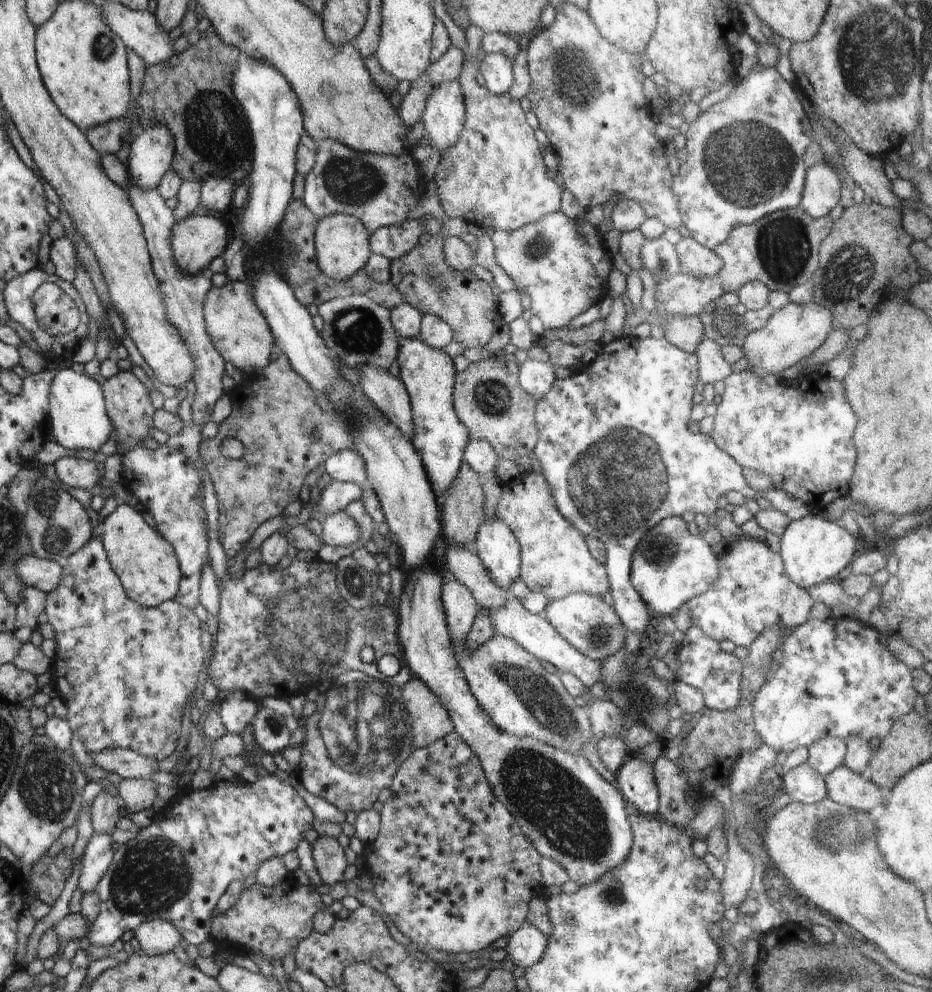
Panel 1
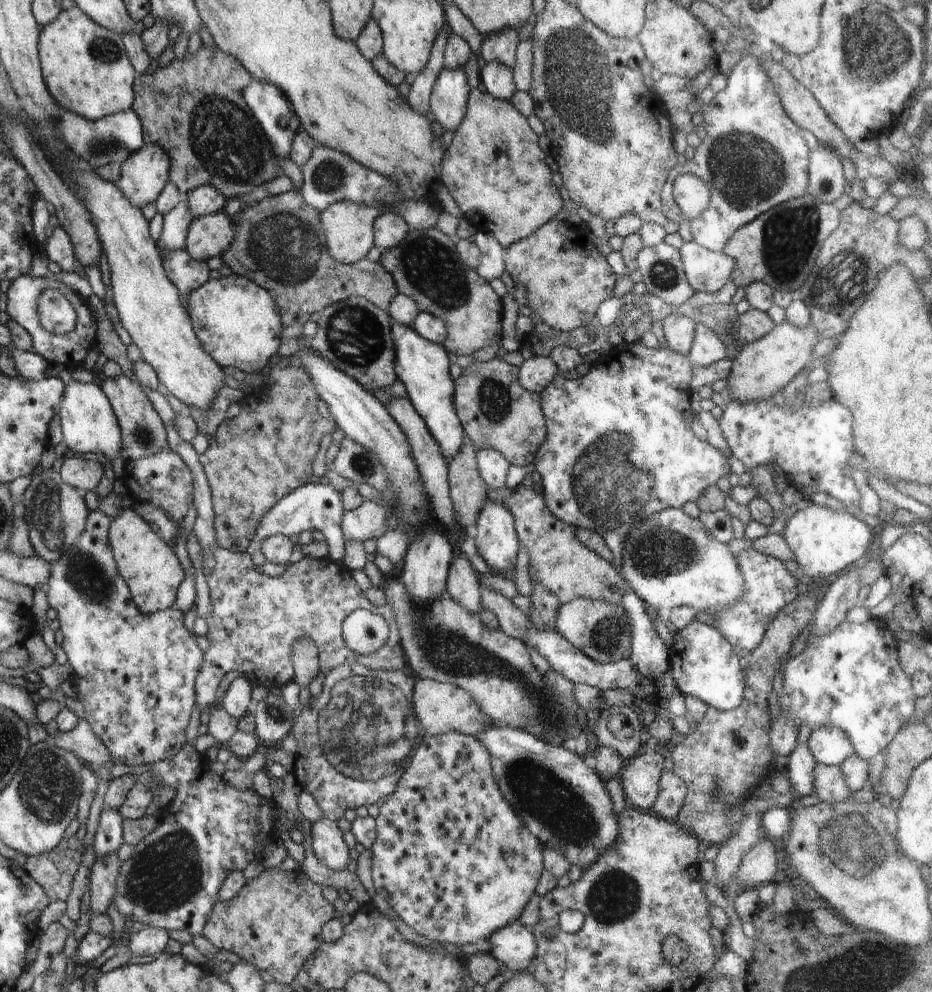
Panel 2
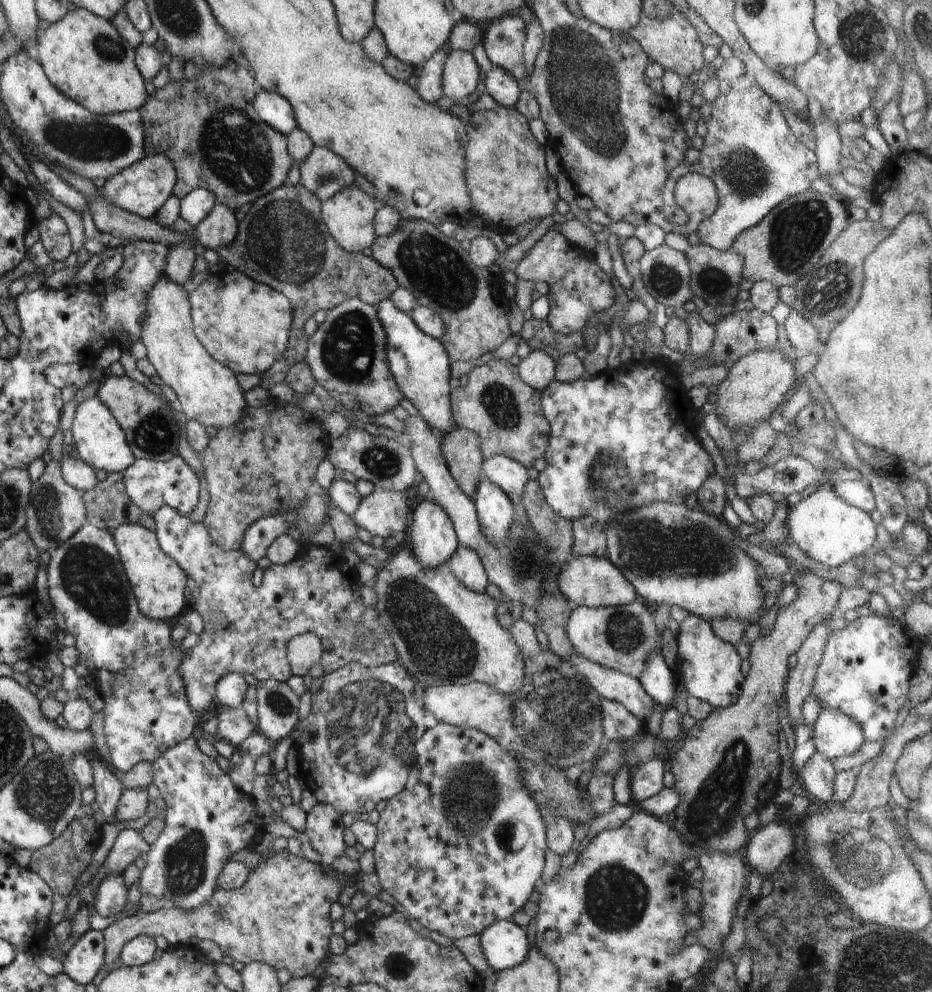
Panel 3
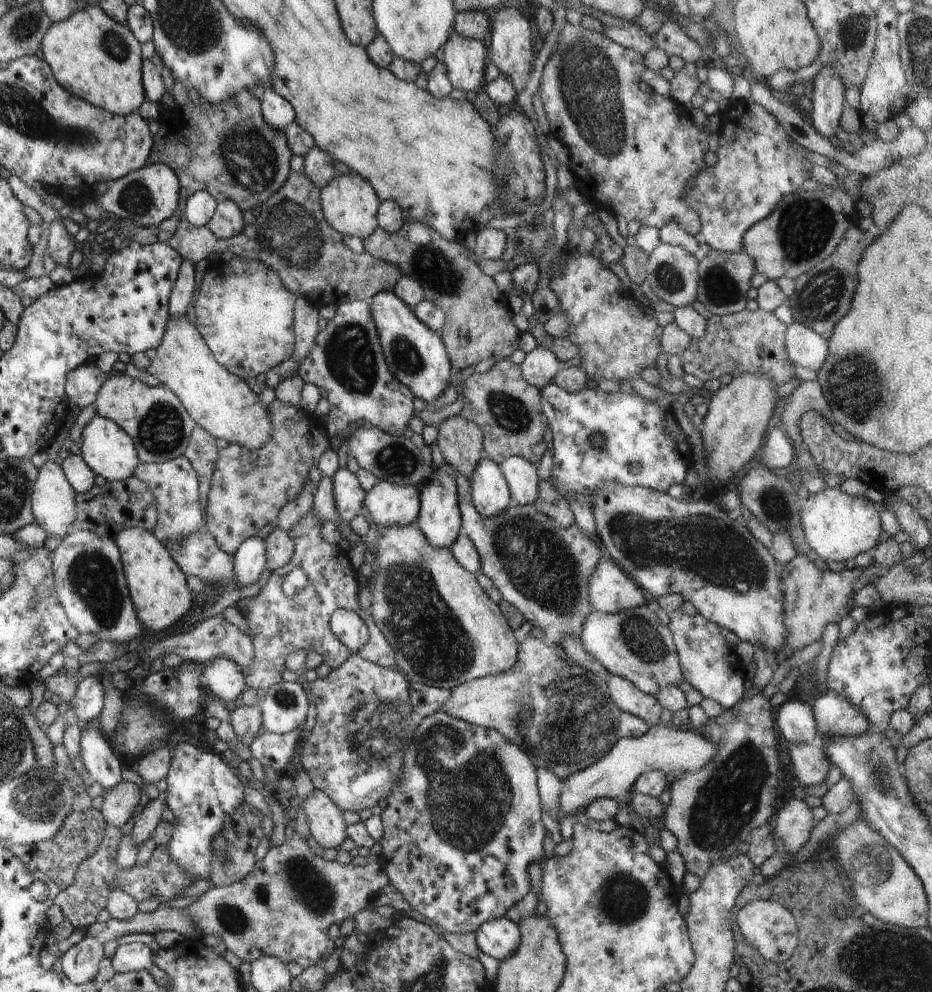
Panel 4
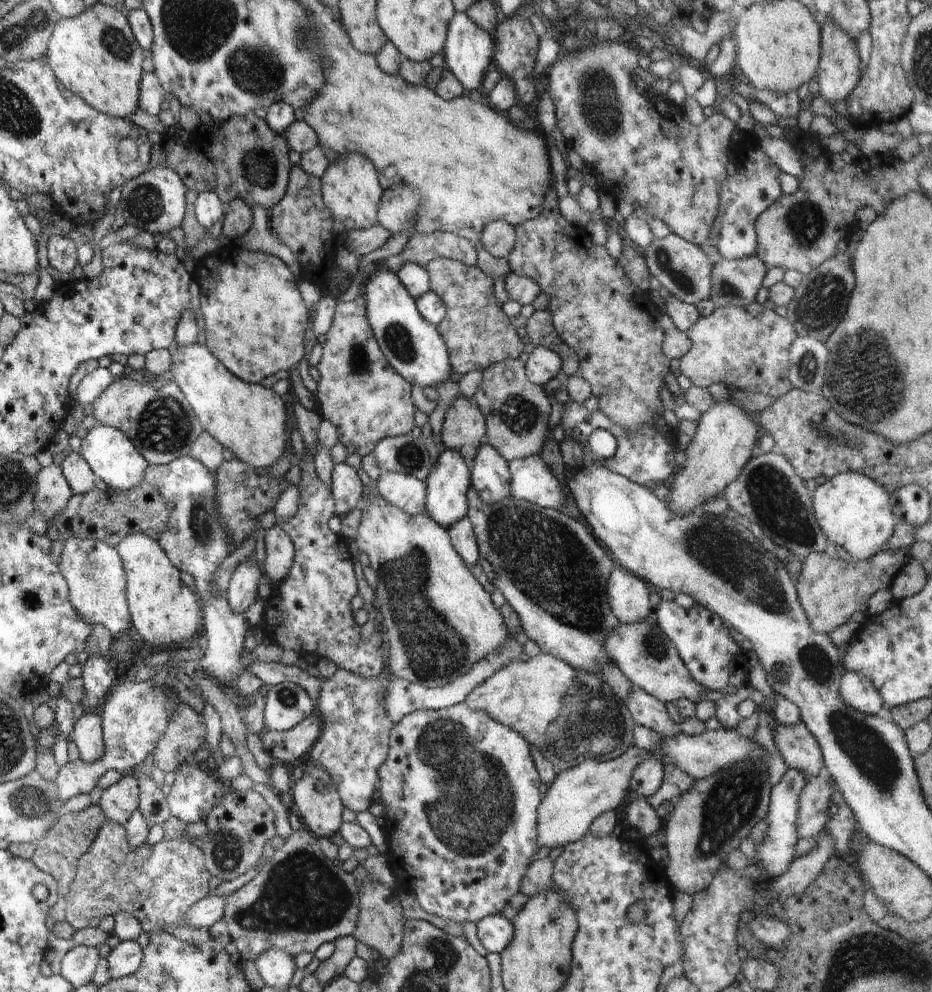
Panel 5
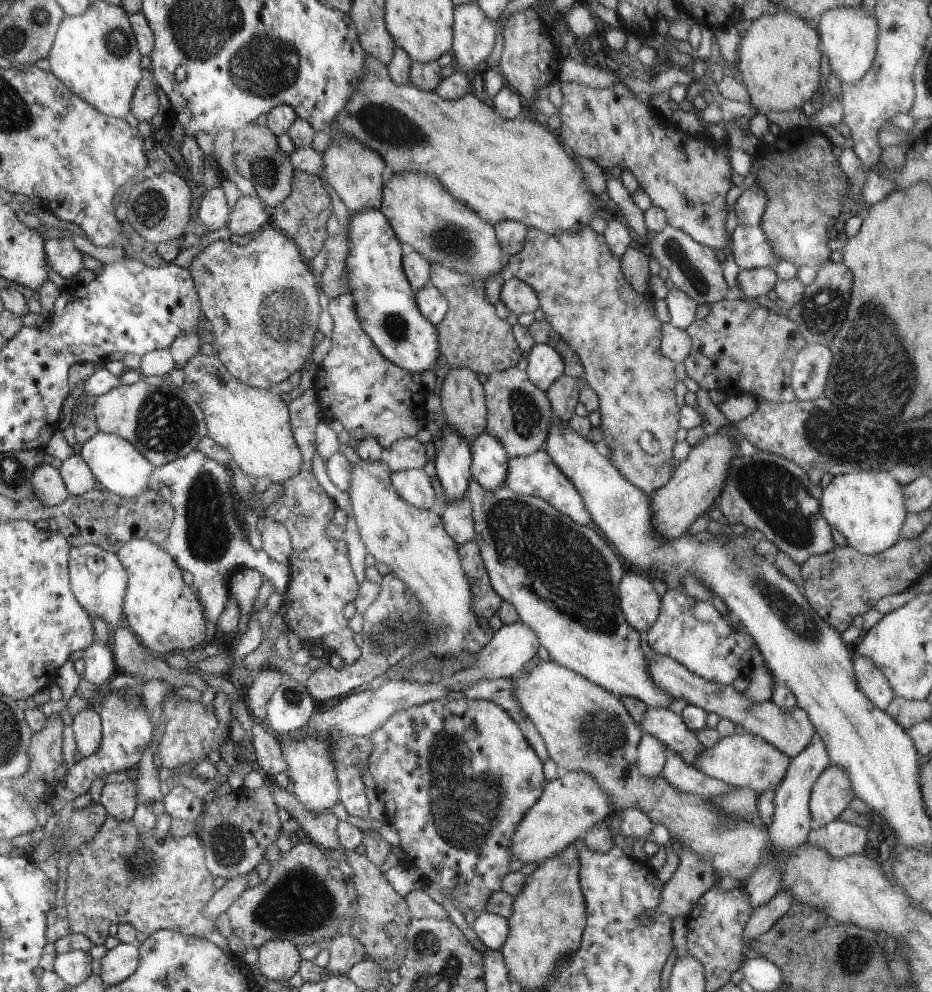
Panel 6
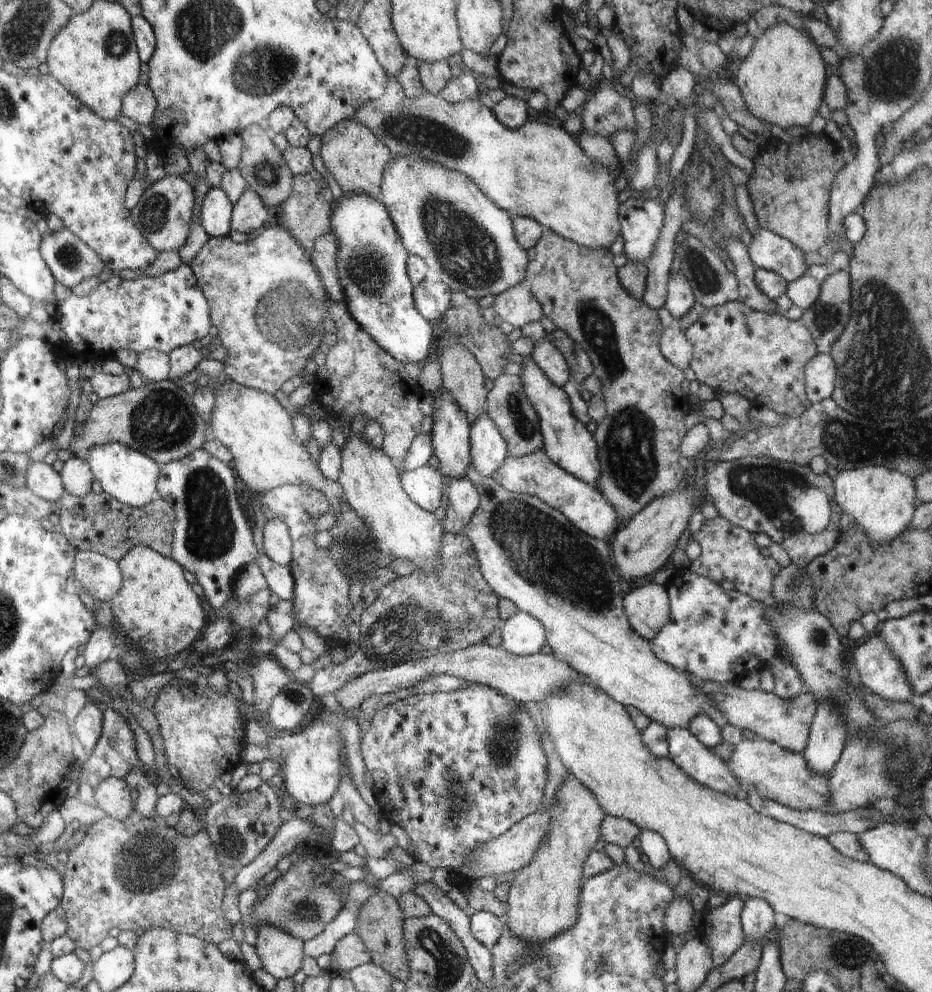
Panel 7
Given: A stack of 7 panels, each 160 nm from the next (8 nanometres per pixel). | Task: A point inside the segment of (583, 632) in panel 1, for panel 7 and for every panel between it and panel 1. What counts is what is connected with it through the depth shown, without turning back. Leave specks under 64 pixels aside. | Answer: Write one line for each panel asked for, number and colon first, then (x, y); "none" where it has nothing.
2: (601, 631)
3: (622, 638)
4: (634, 644)
5: (647, 657)
6: (790, 731)
7: (787, 722)

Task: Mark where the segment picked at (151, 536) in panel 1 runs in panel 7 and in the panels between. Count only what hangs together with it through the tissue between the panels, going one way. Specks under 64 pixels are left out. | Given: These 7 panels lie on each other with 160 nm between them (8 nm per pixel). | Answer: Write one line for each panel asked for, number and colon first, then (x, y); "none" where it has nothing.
2: (153, 574)
3: (158, 581)
4: (159, 590)
5: (164, 612)
6: (165, 615)
7: (156, 609)

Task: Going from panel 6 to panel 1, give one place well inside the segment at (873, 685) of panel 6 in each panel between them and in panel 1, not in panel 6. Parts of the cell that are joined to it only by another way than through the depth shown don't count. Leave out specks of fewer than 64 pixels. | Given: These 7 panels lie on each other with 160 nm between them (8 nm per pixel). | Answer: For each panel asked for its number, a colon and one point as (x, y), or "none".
1: (826, 754)
2: (830, 746)
3: (834, 734)
4: (835, 714)
5: (857, 690)

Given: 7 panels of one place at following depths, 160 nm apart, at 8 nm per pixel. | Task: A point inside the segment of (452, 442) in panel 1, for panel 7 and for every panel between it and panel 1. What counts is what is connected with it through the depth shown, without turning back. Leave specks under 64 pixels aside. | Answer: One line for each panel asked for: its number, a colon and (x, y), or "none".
2: (423, 366)
3: (419, 363)
4: (415, 354)
5: (415, 349)
6: (386, 307)
7: (372, 261)

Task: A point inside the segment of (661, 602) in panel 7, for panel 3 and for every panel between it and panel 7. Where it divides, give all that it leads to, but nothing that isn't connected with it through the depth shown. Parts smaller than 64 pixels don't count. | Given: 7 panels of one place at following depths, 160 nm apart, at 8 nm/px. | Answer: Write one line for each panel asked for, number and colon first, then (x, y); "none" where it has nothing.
3: (590, 581)
4: (611, 590)
5: (629, 599)
6: (640, 603)

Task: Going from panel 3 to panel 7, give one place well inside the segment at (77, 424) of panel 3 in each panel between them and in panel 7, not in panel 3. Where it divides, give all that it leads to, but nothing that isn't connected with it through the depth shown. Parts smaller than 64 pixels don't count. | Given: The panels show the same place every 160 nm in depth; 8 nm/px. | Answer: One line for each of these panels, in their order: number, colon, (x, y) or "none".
4: (108, 450)
5: (113, 456)
6: (122, 469)
7: (127, 474)

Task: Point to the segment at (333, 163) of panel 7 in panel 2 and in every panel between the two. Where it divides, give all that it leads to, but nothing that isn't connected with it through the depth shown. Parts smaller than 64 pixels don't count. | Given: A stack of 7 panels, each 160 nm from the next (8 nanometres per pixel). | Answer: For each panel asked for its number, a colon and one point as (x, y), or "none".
2: (348, 228)
3: (349, 214)
4: (349, 202)
5: (351, 190)
6: (354, 170)

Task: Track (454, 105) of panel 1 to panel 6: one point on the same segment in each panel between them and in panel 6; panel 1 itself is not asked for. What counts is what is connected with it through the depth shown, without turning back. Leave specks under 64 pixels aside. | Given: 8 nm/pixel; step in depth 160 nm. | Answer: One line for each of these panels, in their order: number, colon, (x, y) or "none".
2: (448, 102)
3: (461, 73)
4: (466, 59)
5: (468, 52)
6: (474, 34)

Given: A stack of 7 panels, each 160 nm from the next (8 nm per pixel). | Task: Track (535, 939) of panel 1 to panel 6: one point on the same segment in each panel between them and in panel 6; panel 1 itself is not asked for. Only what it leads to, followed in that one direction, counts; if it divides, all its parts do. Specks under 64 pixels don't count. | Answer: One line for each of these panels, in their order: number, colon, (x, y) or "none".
2: (514, 945)
3: (504, 943)
4: (499, 938)
5: (495, 932)
6: (492, 930)

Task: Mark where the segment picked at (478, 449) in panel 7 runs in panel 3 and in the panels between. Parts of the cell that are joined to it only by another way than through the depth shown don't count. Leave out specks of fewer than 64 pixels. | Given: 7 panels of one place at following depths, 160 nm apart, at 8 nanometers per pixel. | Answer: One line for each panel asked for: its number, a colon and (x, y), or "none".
3: (494, 509)
4: (489, 490)
5: (490, 477)
6: (489, 460)

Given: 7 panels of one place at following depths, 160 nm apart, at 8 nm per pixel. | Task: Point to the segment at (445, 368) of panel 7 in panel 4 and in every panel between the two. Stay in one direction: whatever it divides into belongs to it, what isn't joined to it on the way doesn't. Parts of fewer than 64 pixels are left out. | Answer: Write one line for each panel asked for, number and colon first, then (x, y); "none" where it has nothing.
4: (461, 441)
5: (464, 428)
6: (463, 399)

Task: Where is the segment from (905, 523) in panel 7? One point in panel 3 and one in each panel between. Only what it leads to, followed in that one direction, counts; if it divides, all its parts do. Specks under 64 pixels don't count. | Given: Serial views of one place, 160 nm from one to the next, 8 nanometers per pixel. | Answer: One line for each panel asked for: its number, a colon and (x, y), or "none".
3: (828, 529)
4: (838, 527)
5: (854, 511)
6: (868, 507)

